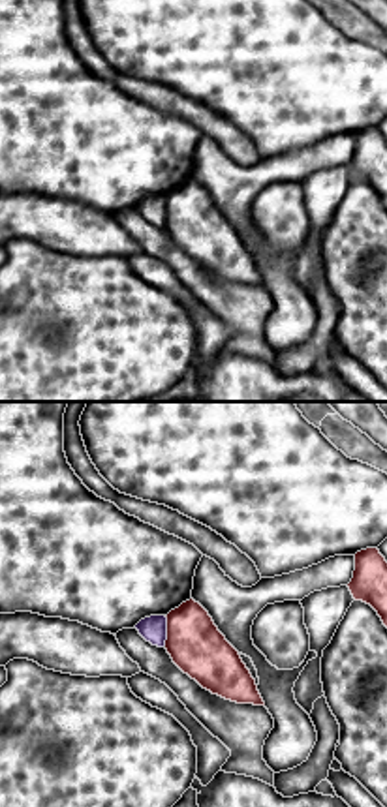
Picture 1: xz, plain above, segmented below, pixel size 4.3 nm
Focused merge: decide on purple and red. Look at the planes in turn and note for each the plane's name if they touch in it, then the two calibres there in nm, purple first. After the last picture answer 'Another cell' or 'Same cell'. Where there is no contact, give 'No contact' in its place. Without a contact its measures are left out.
Touches purple in xz. Thickness 110 nm (purple) against 240 nm

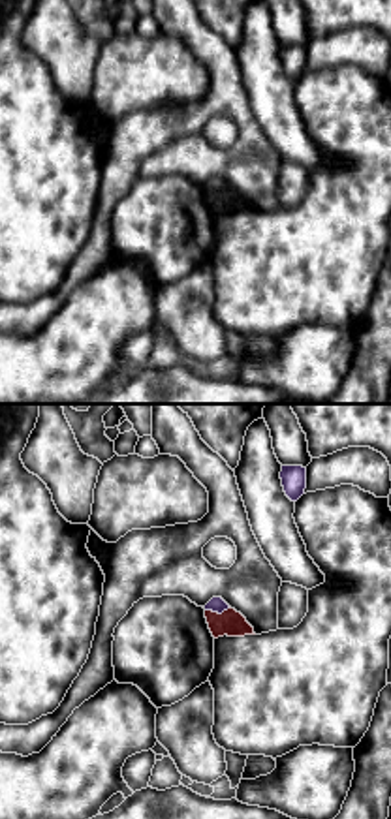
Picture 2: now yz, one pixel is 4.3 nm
Touches purple in yz. Thickness 70 nm (purple) against 110 nm

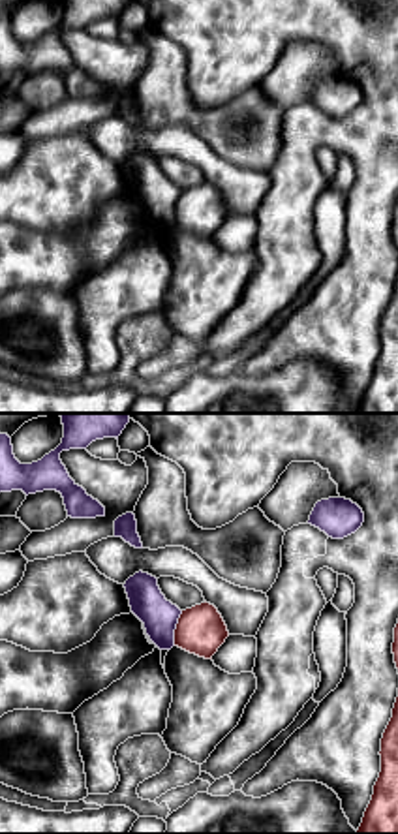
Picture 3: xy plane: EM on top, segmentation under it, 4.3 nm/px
Touches purple in xy. Thickness 160 nm (purple) against 200 nm

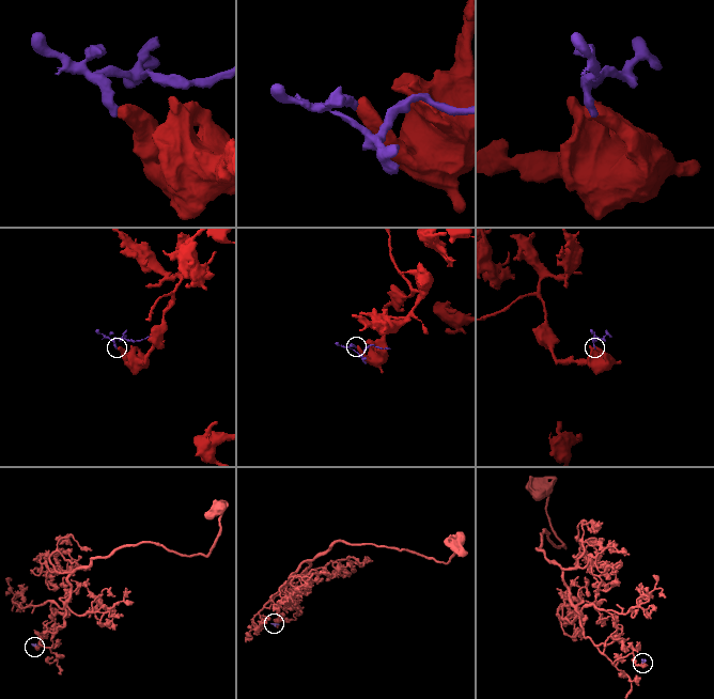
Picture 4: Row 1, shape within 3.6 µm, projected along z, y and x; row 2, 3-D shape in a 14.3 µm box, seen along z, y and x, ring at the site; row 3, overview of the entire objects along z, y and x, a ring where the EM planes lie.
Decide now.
Another cell

